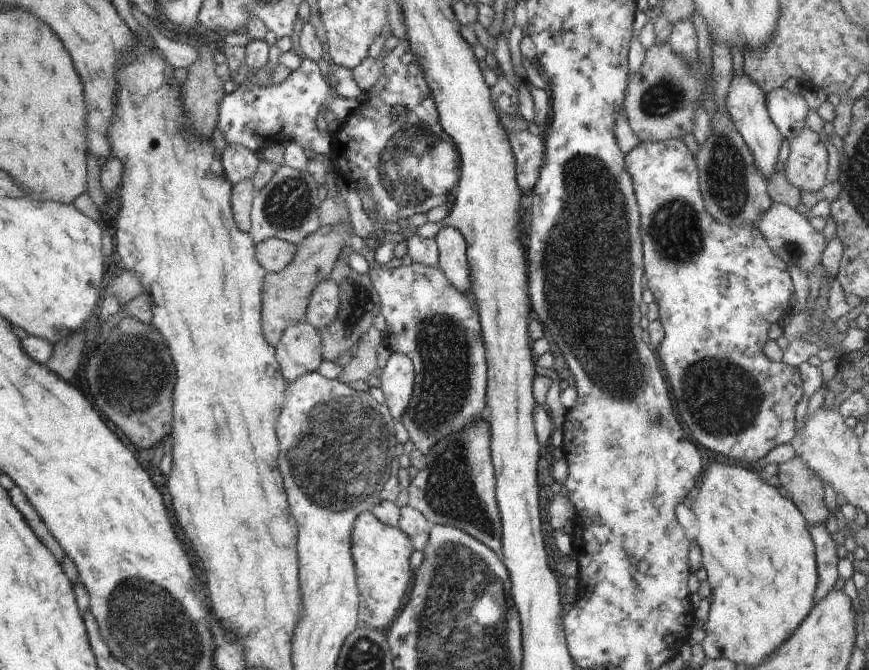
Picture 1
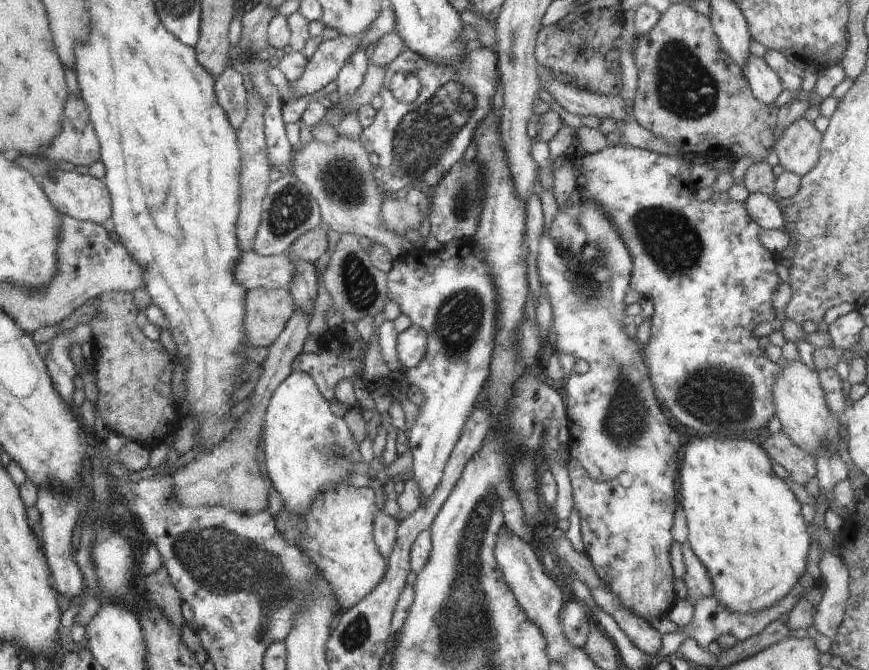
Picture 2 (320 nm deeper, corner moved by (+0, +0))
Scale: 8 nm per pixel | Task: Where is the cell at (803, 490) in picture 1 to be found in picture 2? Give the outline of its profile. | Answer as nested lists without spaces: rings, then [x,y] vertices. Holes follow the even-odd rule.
[[[782,430],[768,436],[762,448],[771,462],[784,467],[795,484],[805,487],[818,472],[814,456],[800,449]]]

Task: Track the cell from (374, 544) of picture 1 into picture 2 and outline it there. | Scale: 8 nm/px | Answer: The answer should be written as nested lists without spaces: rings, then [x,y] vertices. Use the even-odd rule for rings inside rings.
[[[342,484],[342,486],[332,486],[331,489],[324,490],[324,494],[316,494],[316,498],[312,500],[312,506],[306,512],[305,520],[300,520],[288,508],[280,510],[275,515],[276,529],[283,540],[288,545],[298,548],[301,554],[324,576],[324,580],[330,582],[332,590],[336,590],[336,600],[341,610],[350,609],[360,600],[364,600],[364,596],[378,586],[378,582],[384,578],[388,570],[389,560],[384,560],[384,556],[380,555],[380,550],[376,548],[376,542],[373,540],[373,515],[377,510],[375,495],[374,489]]]

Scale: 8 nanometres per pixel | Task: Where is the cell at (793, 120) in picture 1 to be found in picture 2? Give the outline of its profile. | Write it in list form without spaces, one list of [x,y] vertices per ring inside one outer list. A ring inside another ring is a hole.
[[[750,54],[750,60],[748,60],[748,64],[744,64],[744,70],[741,72],[750,84],[750,89],[756,100],[766,106],[774,105],[784,88],[782,88],[780,78],[776,76],[776,72],[770,69],[763,58]]]

